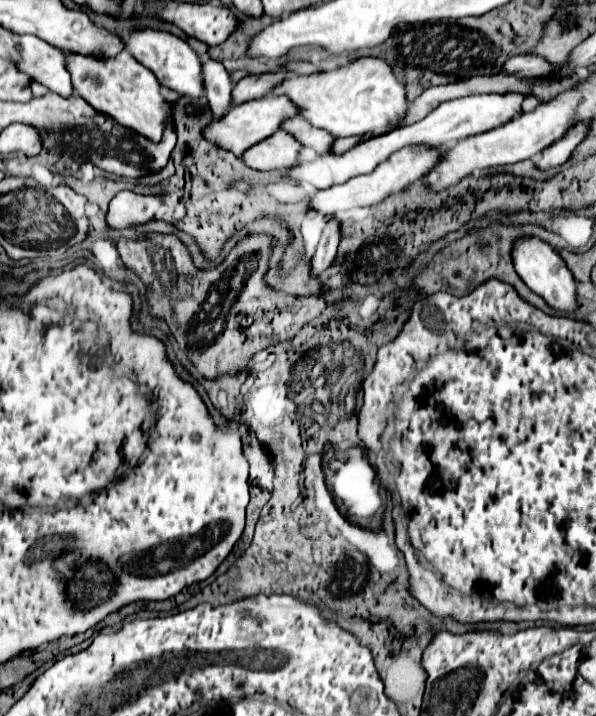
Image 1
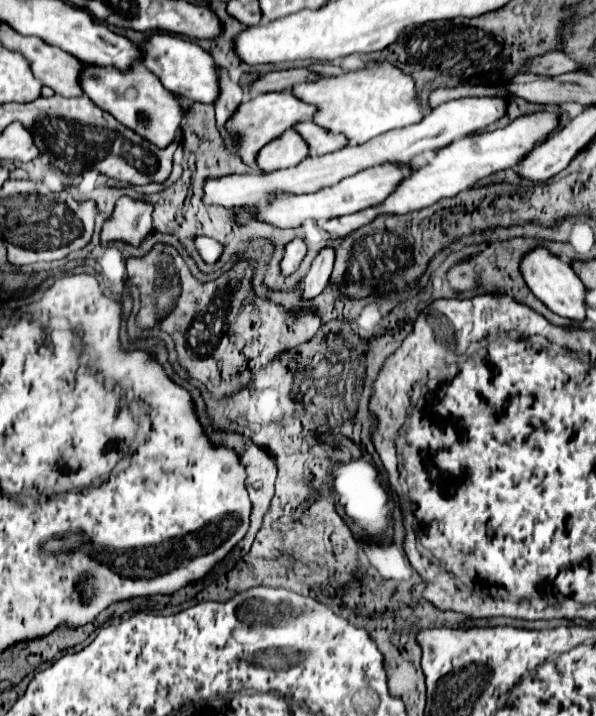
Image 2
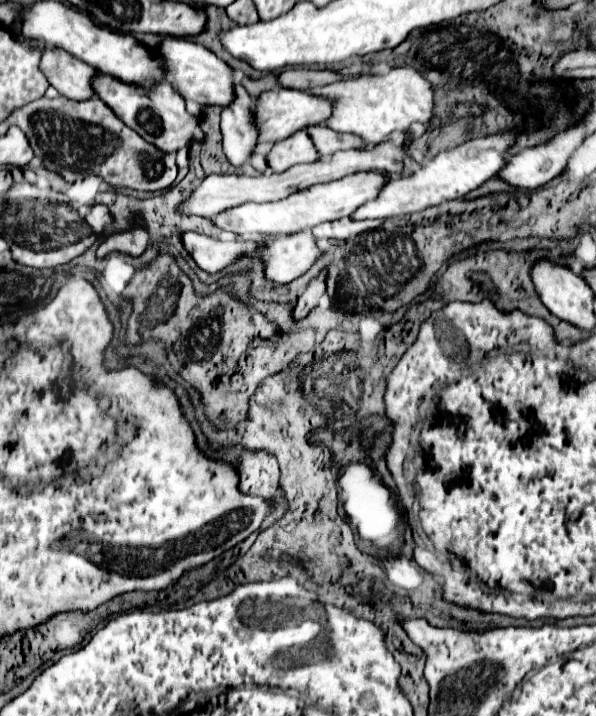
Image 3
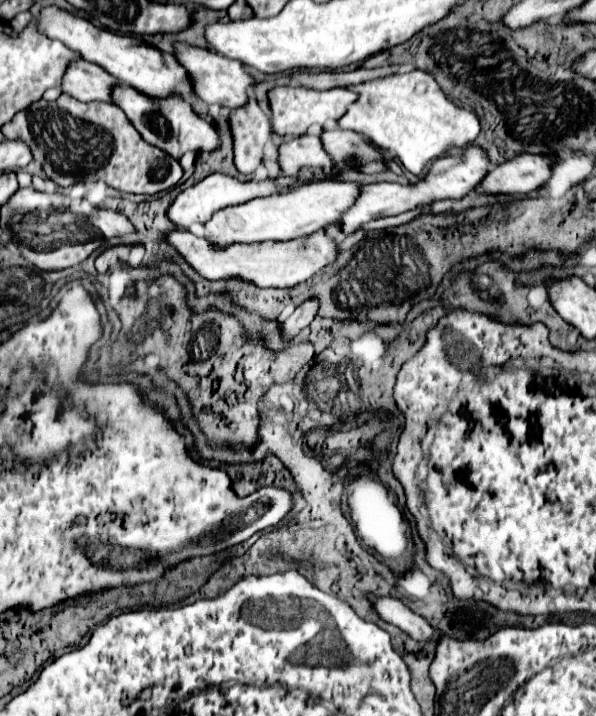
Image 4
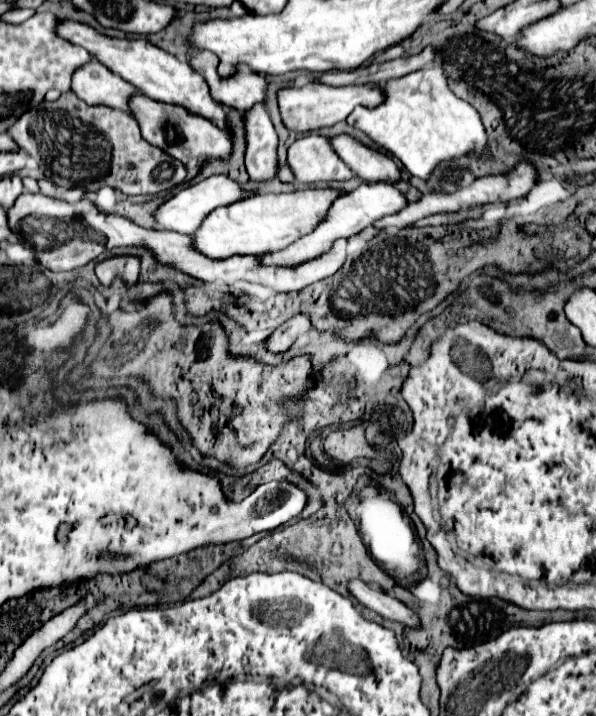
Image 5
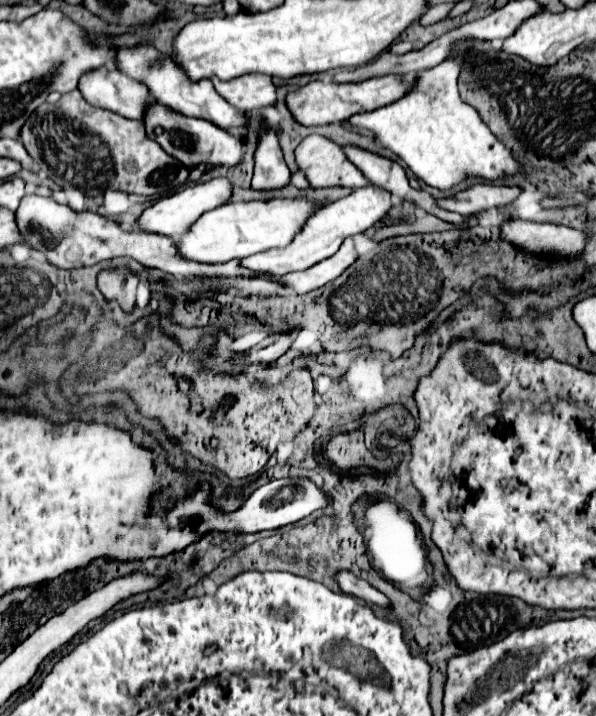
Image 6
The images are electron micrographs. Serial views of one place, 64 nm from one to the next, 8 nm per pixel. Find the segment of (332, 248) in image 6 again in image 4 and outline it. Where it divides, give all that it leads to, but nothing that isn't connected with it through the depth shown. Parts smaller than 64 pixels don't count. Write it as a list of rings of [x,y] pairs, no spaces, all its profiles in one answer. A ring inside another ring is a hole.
[[[468,144],[468,148],[464,148],[464,154],[460,156],[440,156],[440,160],[436,160],[426,172],[426,176],[418,178],[416,184],[398,184],[398,182],[368,184],[362,188],[362,194],[356,200],[356,204],[342,214],[340,218],[342,230],[346,234],[352,234],[358,226],[370,220],[376,220],[376,218],[398,216],[402,212],[410,212],[410,210],[416,210],[418,206],[432,204],[432,202],[446,200],[446,198],[460,200],[466,194],[470,194],[476,188],[476,184],[480,184],[480,180],[484,180],[488,170],[490,170],[488,152],[476,144]]]

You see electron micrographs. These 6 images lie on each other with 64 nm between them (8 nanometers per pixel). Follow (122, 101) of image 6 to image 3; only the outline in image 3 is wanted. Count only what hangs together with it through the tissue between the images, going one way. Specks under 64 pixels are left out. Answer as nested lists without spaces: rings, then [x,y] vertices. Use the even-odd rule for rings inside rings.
[[[44,48],[40,70],[48,76],[50,86],[54,86],[62,96],[72,100],[88,100],[94,96],[90,80],[96,76],[96,68],[60,48]]]

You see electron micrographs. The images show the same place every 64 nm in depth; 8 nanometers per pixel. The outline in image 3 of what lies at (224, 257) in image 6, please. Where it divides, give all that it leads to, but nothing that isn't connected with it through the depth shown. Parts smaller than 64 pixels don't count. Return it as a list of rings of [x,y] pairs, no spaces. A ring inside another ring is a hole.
[[[360,172],[360,174],[350,174],[342,180],[334,180],[328,184],[316,184],[308,190],[290,194],[284,200],[276,202],[266,202],[266,204],[242,204],[230,210],[224,210],[216,214],[214,222],[222,230],[236,232],[244,238],[252,234],[268,234],[268,236],[286,236],[286,234],[296,234],[306,228],[314,228],[320,222],[330,222],[338,220],[344,216],[350,216],[360,204],[366,204],[368,200],[376,198],[376,192],[380,192],[380,184],[386,184],[390,178],[380,174],[380,172]]]

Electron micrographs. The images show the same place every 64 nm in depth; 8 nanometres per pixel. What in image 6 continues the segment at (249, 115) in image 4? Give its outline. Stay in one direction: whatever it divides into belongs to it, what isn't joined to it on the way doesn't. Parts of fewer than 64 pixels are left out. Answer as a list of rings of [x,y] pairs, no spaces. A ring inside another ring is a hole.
[[[264,124],[264,128],[258,134],[258,146],[254,152],[252,188],[254,190],[280,188],[286,186],[288,180],[290,180],[290,170],[284,164],[278,136],[268,124]]]

